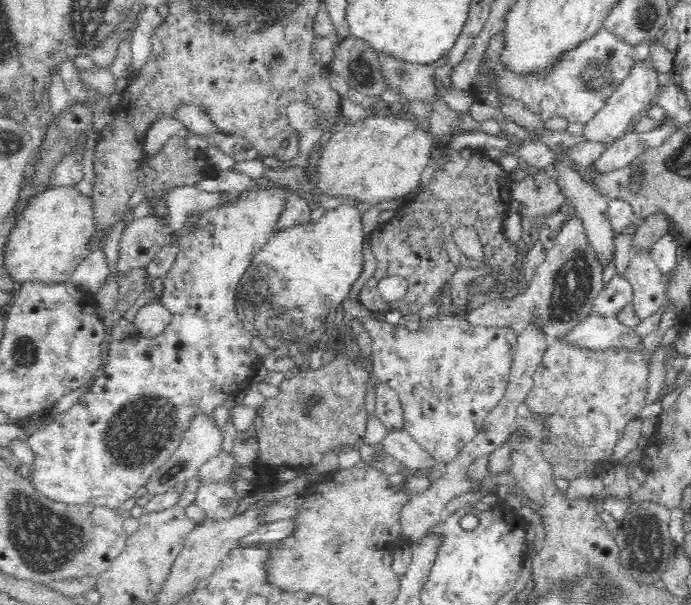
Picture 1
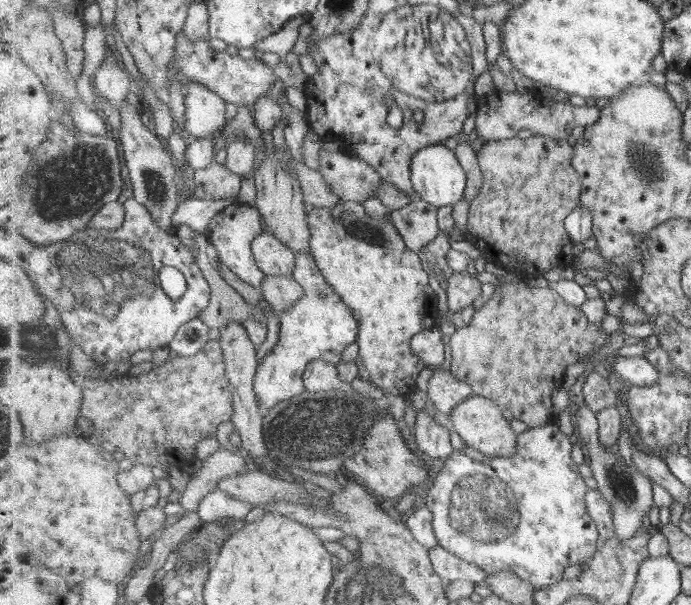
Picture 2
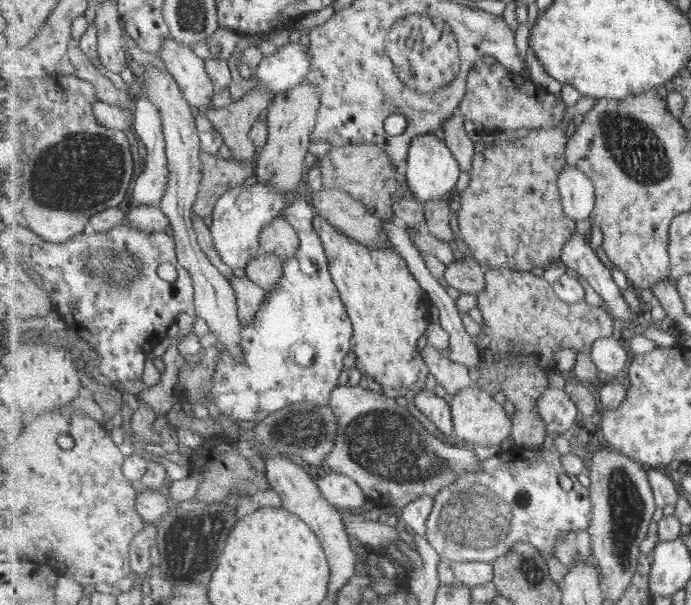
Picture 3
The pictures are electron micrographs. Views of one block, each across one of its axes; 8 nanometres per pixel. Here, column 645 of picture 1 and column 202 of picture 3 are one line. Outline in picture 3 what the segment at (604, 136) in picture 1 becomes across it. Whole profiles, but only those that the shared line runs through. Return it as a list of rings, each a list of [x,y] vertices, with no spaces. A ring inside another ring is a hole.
[[[171,38],[165,44],[160,57],[196,113],[212,108],[210,102],[213,100],[215,86],[208,76],[206,59],[198,49]]]

